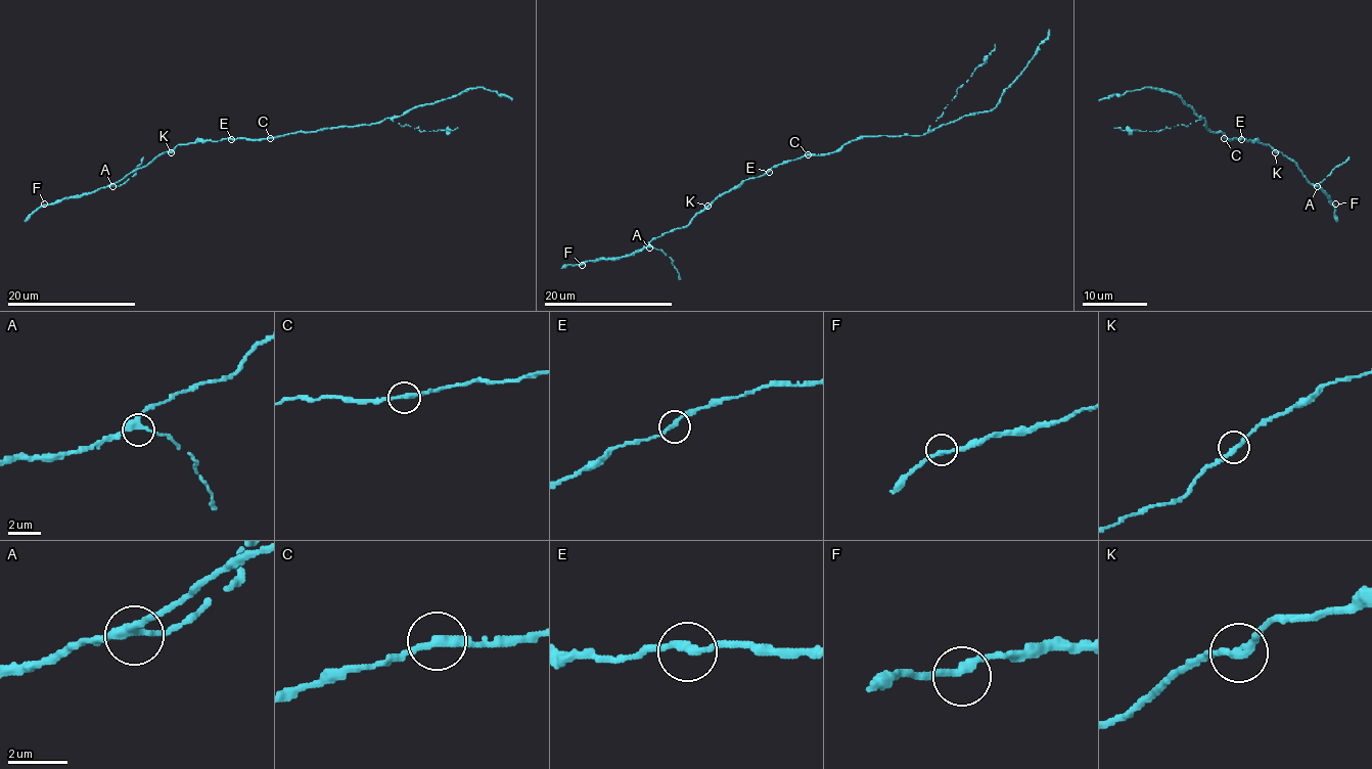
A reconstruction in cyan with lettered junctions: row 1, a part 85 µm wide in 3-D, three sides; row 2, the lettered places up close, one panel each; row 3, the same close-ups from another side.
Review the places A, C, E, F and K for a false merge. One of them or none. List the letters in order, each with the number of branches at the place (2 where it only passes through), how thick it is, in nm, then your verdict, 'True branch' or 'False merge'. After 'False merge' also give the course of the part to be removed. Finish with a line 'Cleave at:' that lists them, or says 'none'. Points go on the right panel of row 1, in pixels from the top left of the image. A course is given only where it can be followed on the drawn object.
A: Branches: 3. Thickness 320 nm. True branch
C: Branches: 2. Thickness 280 nm. True branch
E: Branches: 2. Thickness 280 nm. True branch
F: Branches: 2. Thickness 280 nm. True branch
K: Branches: 2. Thickness 300 nm. True branch
Cleave at: none

